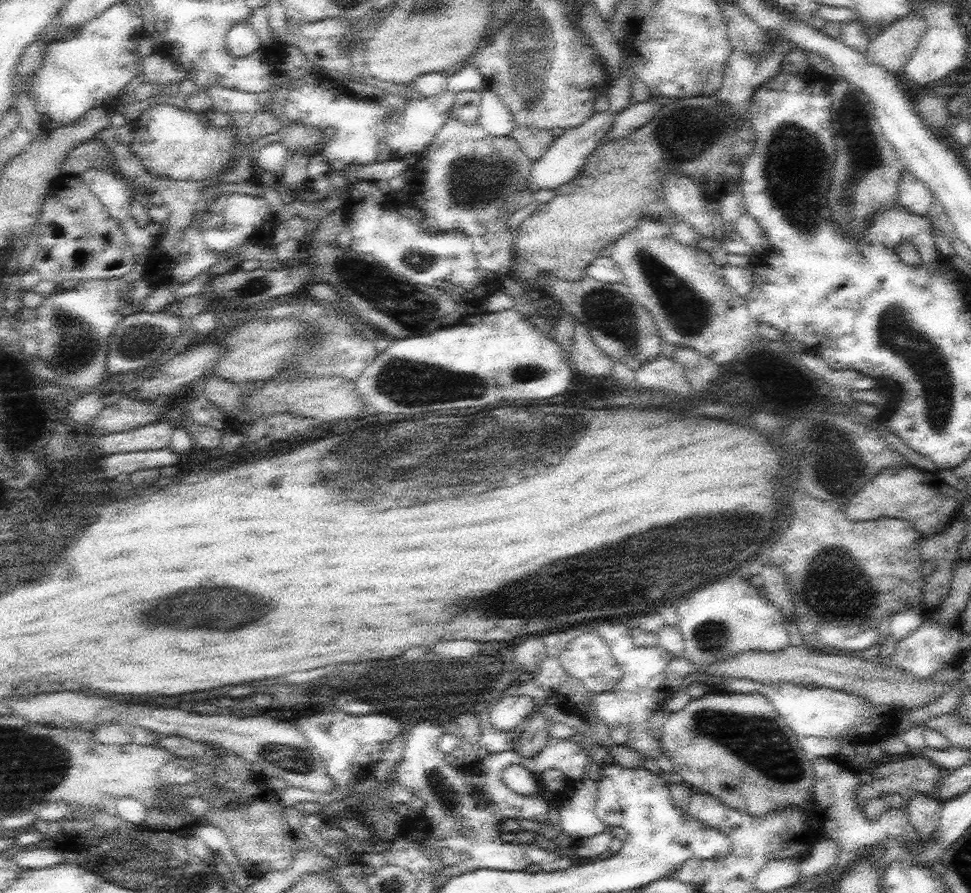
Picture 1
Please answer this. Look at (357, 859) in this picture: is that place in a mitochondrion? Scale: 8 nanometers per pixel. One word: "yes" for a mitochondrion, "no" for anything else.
no

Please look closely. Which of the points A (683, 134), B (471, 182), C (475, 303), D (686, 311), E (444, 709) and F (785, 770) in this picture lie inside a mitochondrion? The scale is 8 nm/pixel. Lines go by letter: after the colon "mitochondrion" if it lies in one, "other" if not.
A: mitochondrion
B: mitochondrion
C: other
D: mitochondrion
E: mitochondrion
F: mitochondrion

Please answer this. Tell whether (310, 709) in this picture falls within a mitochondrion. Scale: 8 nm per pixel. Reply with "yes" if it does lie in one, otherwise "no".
no

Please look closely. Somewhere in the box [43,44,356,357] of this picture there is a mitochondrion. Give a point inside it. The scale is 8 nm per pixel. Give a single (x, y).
(140, 341)

